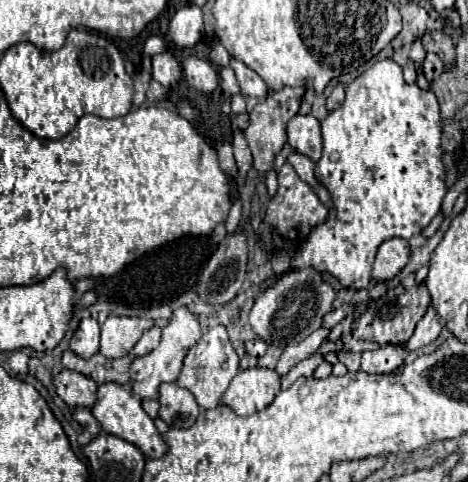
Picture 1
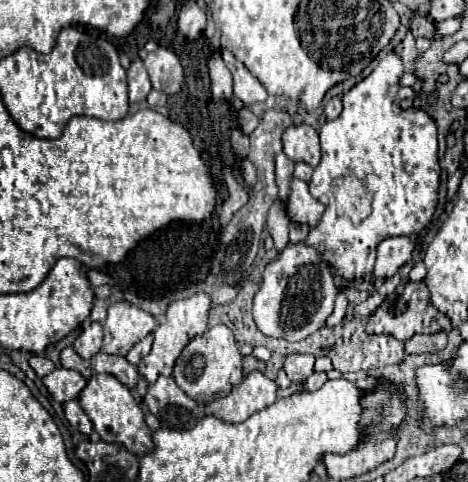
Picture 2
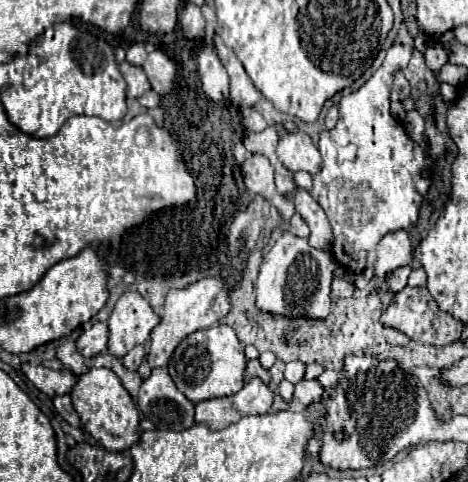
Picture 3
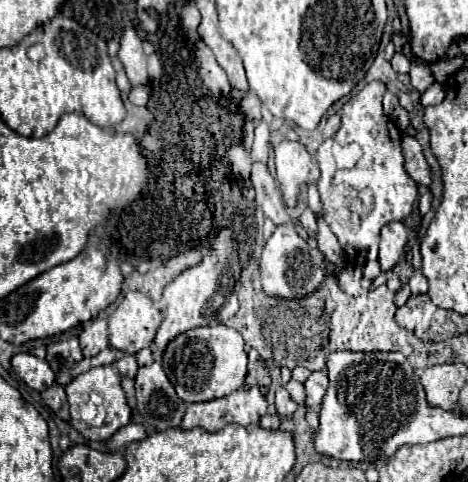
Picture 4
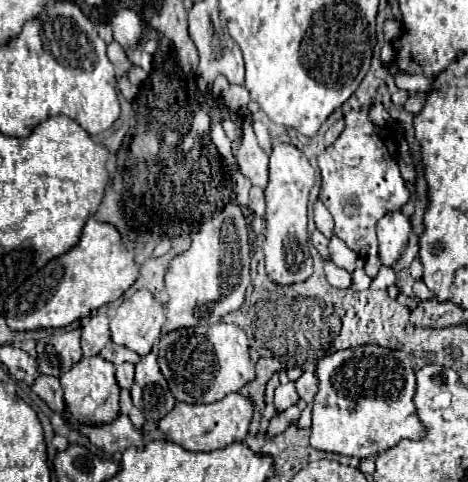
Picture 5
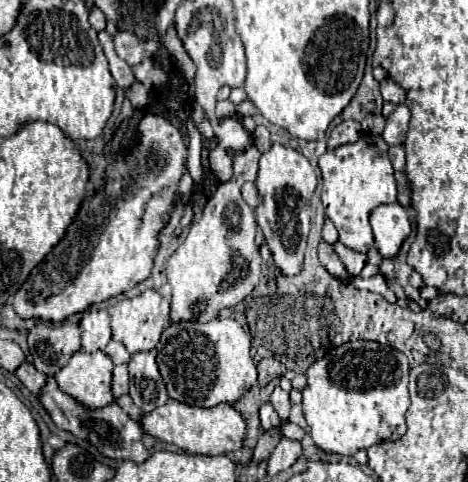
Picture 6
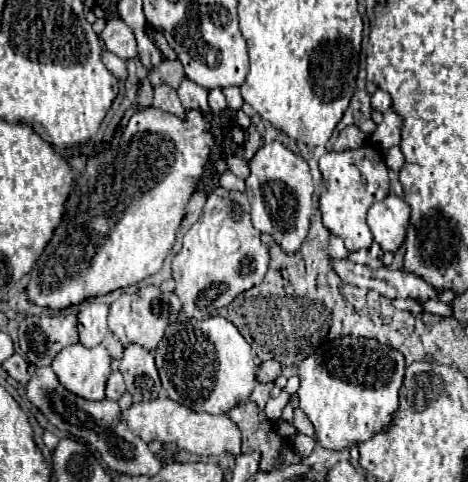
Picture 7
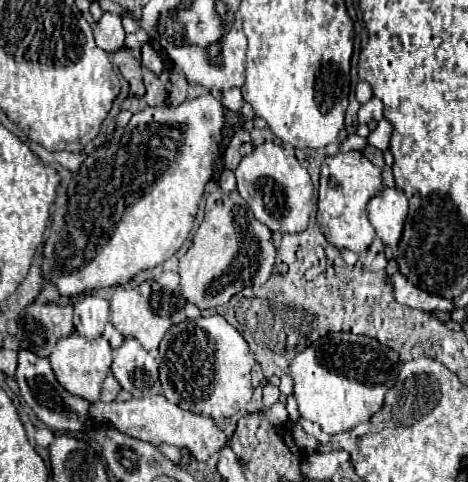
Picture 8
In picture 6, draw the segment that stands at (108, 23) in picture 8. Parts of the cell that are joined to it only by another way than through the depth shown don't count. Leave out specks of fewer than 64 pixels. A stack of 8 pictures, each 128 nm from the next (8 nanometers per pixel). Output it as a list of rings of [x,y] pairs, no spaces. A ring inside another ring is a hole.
[[[118,30],[114,36],[114,46],[116,46],[116,54],[122,60],[126,60],[130,66],[140,64],[146,58],[144,41],[136,38],[132,32]]]

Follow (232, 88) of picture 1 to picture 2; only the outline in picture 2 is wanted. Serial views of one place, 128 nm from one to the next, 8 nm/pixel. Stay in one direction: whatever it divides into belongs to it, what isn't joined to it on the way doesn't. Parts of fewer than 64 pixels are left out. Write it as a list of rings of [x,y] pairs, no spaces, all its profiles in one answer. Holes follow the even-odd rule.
[[[214,52],[208,58],[208,74],[210,74],[210,90],[216,100],[230,100],[232,96],[232,74],[222,62],[220,54]]]

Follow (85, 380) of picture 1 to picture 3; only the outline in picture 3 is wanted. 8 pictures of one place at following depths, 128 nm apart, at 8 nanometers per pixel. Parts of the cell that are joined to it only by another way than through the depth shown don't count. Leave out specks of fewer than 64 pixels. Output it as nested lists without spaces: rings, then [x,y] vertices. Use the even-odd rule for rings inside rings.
[[[24,362],[22,364],[22,372],[24,376],[44,394],[48,396],[58,396],[58,394],[68,394],[72,390],[72,386],[76,384],[76,376],[72,372],[56,372],[50,370],[42,364],[30,364]]]

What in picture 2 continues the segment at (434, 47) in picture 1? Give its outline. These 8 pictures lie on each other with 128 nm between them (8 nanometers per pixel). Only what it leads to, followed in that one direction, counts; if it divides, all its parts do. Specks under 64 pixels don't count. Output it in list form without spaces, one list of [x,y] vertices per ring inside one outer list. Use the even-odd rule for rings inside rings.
[[[414,12],[412,16],[412,22],[410,22],[410,32],[414,34],[414,38],[418,36],[426,36],[426,38],[434,38],[434,24],[430,24],[430,20],[420,14],[420,12]]]

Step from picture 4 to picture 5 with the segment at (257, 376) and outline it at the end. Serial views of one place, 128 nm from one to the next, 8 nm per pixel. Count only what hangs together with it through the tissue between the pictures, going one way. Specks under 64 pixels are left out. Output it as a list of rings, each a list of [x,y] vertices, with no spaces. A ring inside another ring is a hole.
[[[256,380],[246,384],[242,390],[240,390],[242,396],[250,398],[252,404],[254,404],[254,418],[252,418],[252,424],[250,424],[250,436],[256,436],[258,430],[260,430],[260,422],[262,422],[262,410],[264,410],[264,386],[260,386]]]

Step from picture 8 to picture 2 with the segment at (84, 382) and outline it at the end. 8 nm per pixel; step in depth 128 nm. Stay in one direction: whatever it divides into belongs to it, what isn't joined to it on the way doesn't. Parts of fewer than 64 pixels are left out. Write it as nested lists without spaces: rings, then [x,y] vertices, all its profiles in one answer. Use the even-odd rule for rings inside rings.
[[[94,374],[92,378],[88,378],[88,384],[82,388],[82,392],[78,396],[78,402],[80,402],[82,410],[88,414],[88,418],[92,420],[92,426],[94,426],[96,434],[104,442],[116,442],[136,456],[140,456],[144,452],[150,452],[154,448],[152,432],[144,422],[144,414],[142,414],[140,406],[136,404],[130,390],[116,376]]]

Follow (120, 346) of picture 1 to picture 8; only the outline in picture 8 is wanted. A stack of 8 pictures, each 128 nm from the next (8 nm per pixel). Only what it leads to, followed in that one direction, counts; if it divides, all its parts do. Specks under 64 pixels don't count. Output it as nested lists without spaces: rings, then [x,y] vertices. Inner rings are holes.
[[[146,280],[136,288],[118,286],[110,300],[110,322],[124,338],[138,338],[140,344],[150,352],[150,350],[158,350],[158,344],[170,326],[186,320],[184,304],[186,300],[182,294],[166,290],[152,280]]]

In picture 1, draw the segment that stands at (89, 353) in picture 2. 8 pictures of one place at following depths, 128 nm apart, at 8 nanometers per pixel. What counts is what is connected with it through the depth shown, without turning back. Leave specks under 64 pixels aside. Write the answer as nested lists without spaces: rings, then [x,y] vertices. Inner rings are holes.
[[[86,318],[80,322],[78,330],[70,340],[70,350],[80,358],[90,358],[100,348],[100,324],[94,318]]]

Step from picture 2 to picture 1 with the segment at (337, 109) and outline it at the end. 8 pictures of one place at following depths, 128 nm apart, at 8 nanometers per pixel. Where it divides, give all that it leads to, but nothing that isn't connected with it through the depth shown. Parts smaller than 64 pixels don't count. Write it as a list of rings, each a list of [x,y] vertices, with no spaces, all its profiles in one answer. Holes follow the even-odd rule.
[[[338,84],[338,86],[332,90],[332,94],[328,96],[328,102],[326,102],[328,112],[334,112],[342,102],[344,102],[344,86]]]

